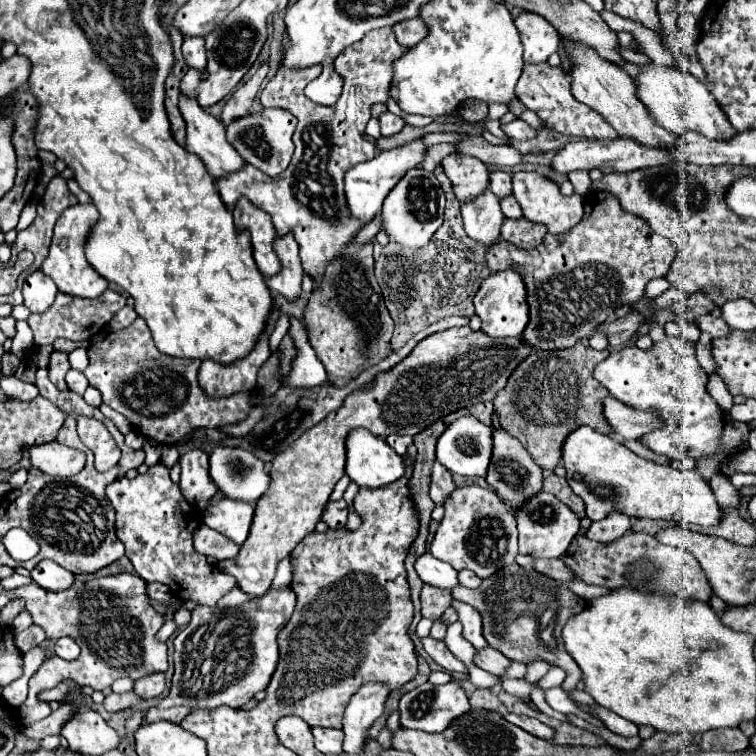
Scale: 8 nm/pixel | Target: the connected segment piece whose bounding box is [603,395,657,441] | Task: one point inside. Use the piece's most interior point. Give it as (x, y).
(626, 423)

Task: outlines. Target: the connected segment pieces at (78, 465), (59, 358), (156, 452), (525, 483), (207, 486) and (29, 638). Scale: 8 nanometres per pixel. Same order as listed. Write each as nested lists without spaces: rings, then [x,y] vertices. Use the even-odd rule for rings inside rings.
[[[57,441],[29,447],[29,461],[35,469],[53,477],[71,477],[85,465],[85,453],[69,449]]]
[[[55,351],[51,355],[51,361],[49,361],[49,379],[53,381],[53,385],[57,385],[61,391],[67,391],[67,383],[65,383],[65,373],[69,371],[69,361],[67,361],[67,353],[59,353]]]
[[[145,439],[143,451],[145,451],[145,463],[147,465],[153,465],[153,463],[157,463],[157,459],[161,459],[161,445],[153,443],[151,439]]]
[[[493,427],[493,455],[491,455],[491,465],[485,479],[501,499],[511,503],[511,509],[519,507],[523,501],[527,501],[529,497],[541,491],[543,487],[541,471],[543,469],[533,463],[531,455],[523,449],[517,437],[509,435],[509,431],[505,431],[503,427]]]
[[[189,449],[179,457],[181,463],[181,493],[187,501],[205,509],[207,501],[217,493],[209,479],[209,455],[203,449]]]
[[[31,625],[29,629],[15,635],[15,647],[21,649],[21,653],[37,647],[43,641],[45,641],[45,631],[39,625]]]

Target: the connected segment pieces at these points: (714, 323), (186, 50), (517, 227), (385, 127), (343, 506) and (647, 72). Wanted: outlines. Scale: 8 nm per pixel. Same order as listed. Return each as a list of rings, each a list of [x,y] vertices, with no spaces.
[[[711,313],[699,315],[699,317],[697,317],[697,325],[699,325],[701,331],[705,331],[705,333],[709,333],[709,335],[713,335],[713,337],[725,337],[727,331],[729,331],[727,323],[725,323],[721,317],[713,317]]]
[[[203,37],[183,39],[183,57],[185,57],[189,67],[205,69],[205,63],[207,63],[207,57],[205,57],[205,39]]]
[[[525,217],[505,219],[505,223],[501,225],[501,237],[523,249],[533,249],[533,247],[541,245],[545,235],[547,235],[547,231],[545,231],[545,227],[541,227],[541,223],[533,223]]]
[[[385,111],[385,113],[381,113],[381,117],[379,117],[379,123],[381,123],[381,135],[383,135],[383,137],[399,133],[399,131],[403,129],[403,125],[405,125],[405,121],[403,121],[401,117],[393,115],[391,111]]]
[[[345,499],[339,501],[331,501],[323,513],[323,519],[329,523],[329,527],[333,529],[341,529],[347,521],[347,503]]]
[[[649,63],[649,65],[639,65],[635,85],[639,101],[667,131],[673,131],[677,135],[683,135],[685,131],[699,131],[709,139],[729,139],[735,135],[735,129],[721,111],[719,103],[713,99],[711,91],[705,87],[705,83],[697,81],[693,75],[685,75],[675,67]]]

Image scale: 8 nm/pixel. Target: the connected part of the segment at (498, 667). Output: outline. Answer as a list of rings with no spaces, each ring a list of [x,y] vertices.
[[[487,645],[485,649],[477,651],[475,663],[477,663],[481,669],[485,669],[485,671],[501,677],[501,675],[507,671],[507,667],[511,665],[511,659],[505,657],[505,655],[501,655],[497,649],[493,649],[493,647]]]

